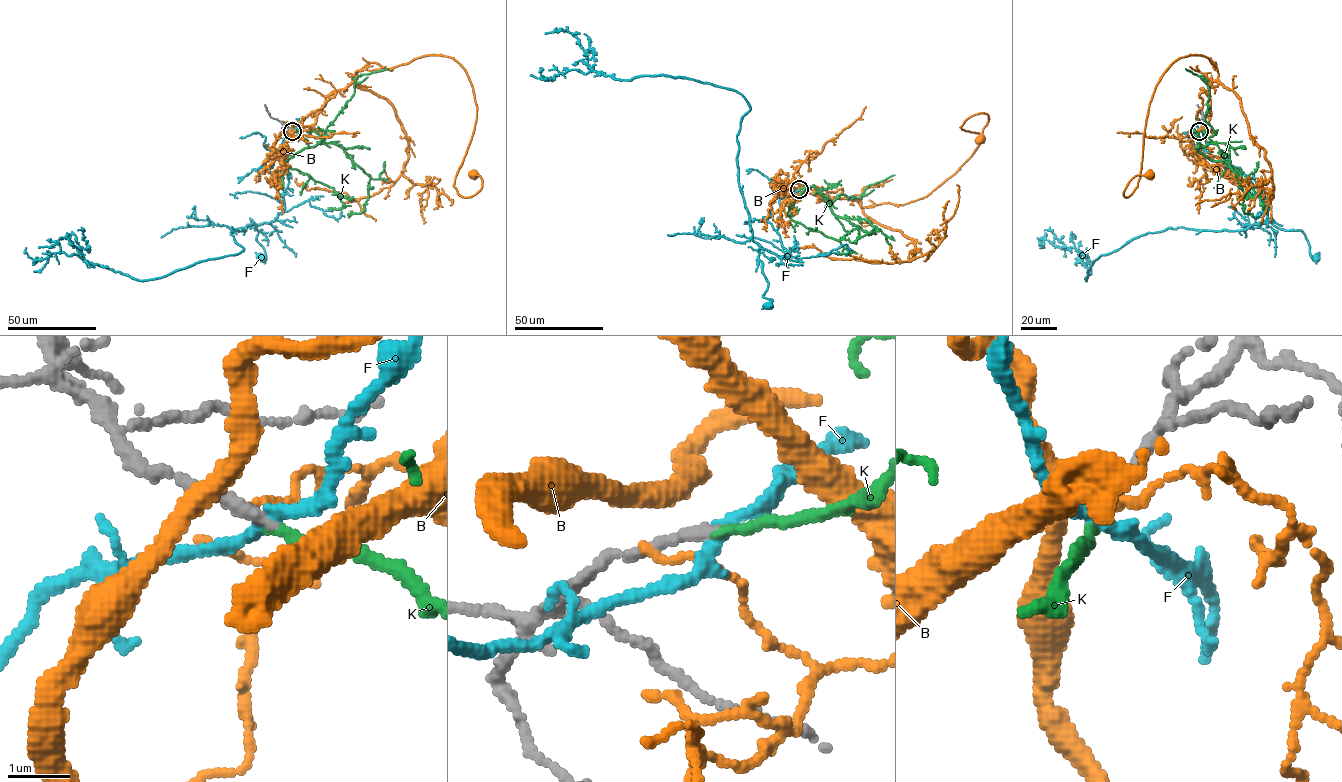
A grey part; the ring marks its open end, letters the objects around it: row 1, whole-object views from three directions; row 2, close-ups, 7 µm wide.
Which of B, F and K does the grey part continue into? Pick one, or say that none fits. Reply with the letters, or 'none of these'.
K

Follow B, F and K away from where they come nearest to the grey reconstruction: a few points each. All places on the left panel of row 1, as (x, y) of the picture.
B: (291, 130), (370, 63), (441, 55), (476, 104), (461, 196), (482, 187), (473, 174)
F: (292, 130), (273, 153), (269, 170), (284, 209), (269, 222), (252, 220), (261, 230), (256, 240), (263, 258)
K: (292, 131), (305, 139), (309, 147), (283, 162), (334, 189), (343, 207), (328, 207)

